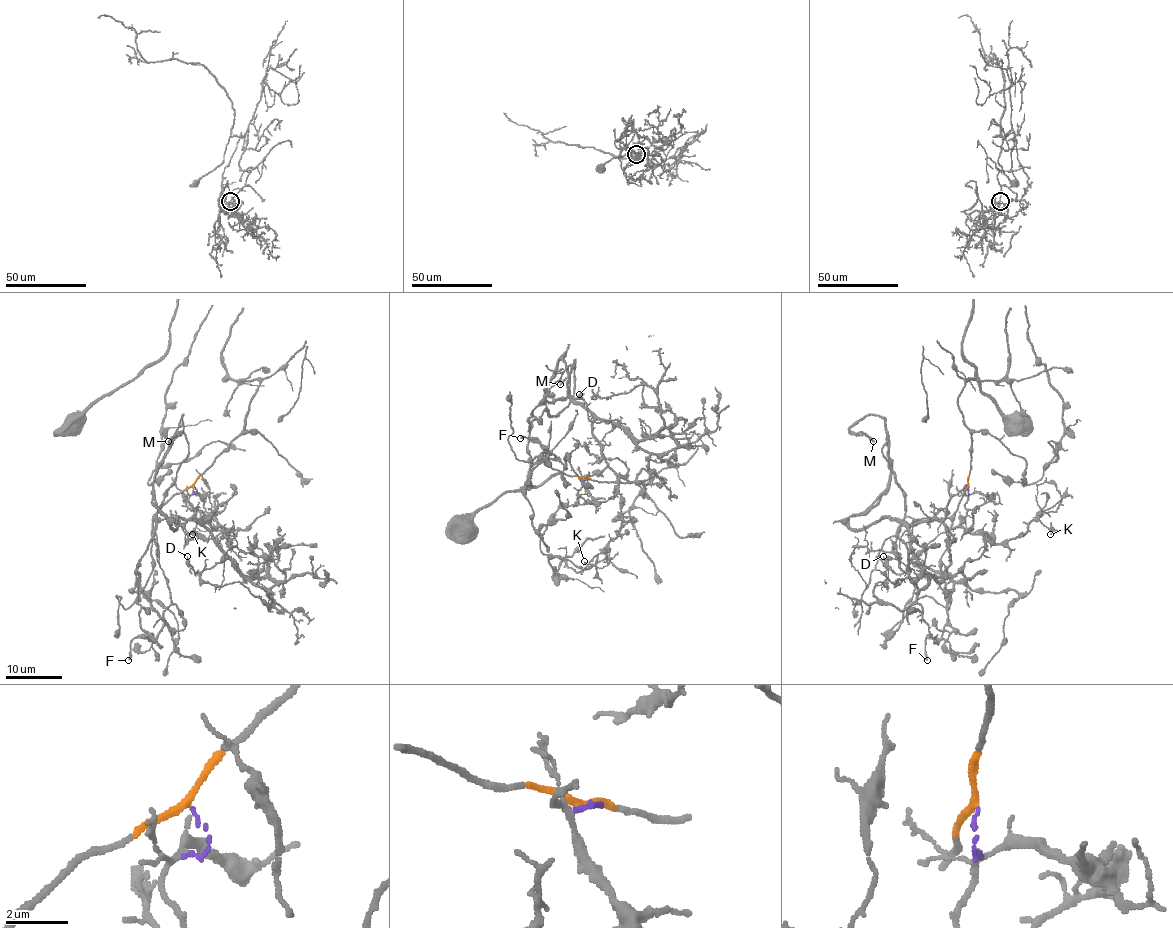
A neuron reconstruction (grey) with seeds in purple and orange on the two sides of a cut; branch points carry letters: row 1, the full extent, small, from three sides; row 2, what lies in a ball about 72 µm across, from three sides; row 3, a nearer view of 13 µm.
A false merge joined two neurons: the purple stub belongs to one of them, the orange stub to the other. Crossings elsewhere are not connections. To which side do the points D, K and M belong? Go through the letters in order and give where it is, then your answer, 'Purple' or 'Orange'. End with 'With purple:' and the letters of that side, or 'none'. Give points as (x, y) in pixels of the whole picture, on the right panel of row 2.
D: Place: (883, 556). Purple
K: Place: (1050, 534). Purple
M: Place: (873, 441). Purple
With purple: D, K, M

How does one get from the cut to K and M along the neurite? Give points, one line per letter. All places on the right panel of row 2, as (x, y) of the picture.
K: (969, 486), (966, 514), (956, 526), (995, 543), (1022, 535), (1032, 521), (1057, 531), (1050, 533)
M: (969, 486), (953, 528), (853, 529), (889, 479), (885, 422), (865, 415), (850, 430), (874, 441)

